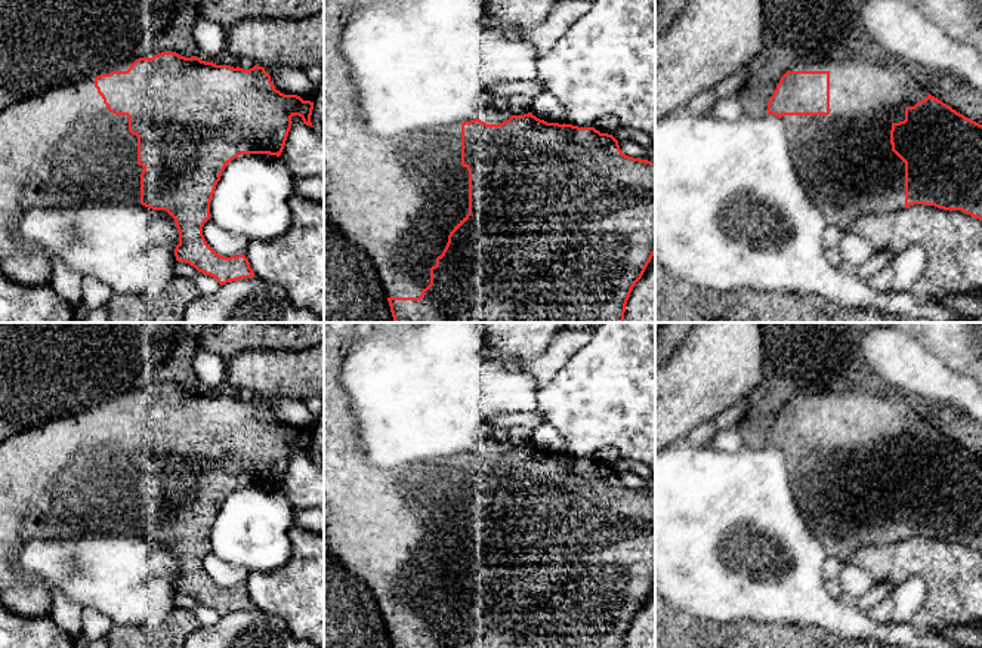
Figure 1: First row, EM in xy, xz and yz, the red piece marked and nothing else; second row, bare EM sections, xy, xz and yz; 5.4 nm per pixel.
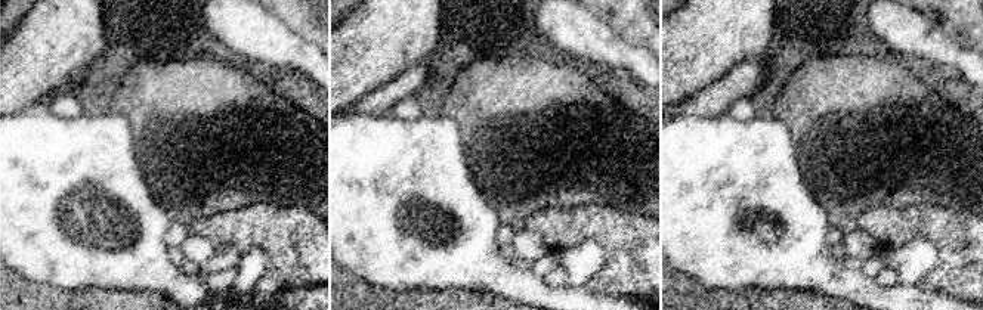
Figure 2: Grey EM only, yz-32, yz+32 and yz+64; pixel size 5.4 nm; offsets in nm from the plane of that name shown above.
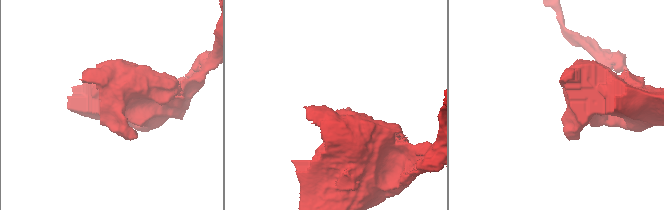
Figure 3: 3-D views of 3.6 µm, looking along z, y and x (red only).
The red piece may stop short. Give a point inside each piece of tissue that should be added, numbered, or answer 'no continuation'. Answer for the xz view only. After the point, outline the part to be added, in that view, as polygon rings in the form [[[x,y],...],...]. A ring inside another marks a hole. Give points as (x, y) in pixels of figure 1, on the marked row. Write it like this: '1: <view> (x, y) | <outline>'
1: xz (398, 197) | [[[324,0],[324,210],[343,234],[368,254],[387,297],[420,297],[421,290],[430,284],[430,268],[442,254],[450,232],[469,213],[469,170],[461,166],[461,123],[395,136],[374,136],[367,132],[359,115],[358,89],[352,80],[349,62],[340,49],[342,33],[356,3],[358,0]]]

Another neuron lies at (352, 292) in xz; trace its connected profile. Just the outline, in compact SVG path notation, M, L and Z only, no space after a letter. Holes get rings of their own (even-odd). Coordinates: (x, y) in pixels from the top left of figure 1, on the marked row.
M327 215L324 323L395 323L371 259Z

